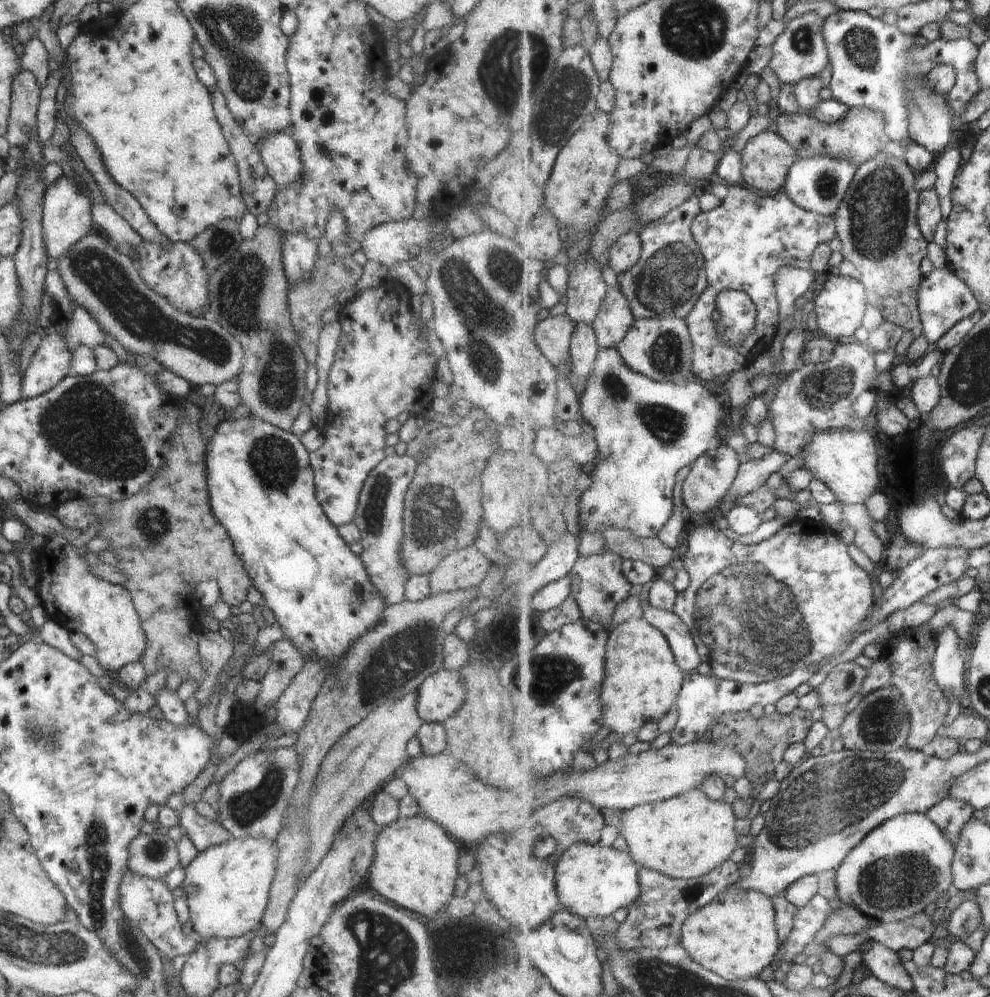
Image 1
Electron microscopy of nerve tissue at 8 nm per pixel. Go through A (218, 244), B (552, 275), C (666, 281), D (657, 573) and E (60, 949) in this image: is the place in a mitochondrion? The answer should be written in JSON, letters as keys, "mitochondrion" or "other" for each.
{"A":"mitochondrion","B":"other","C":"mitochondrion","D":"other","E":"mitochondrion"}

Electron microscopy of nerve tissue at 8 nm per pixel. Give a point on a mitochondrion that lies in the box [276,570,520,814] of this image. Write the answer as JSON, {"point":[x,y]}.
{"point":[399,661]}

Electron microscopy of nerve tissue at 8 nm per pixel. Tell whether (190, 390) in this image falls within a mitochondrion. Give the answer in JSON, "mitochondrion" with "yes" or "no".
{"mitochondrion":"no"}

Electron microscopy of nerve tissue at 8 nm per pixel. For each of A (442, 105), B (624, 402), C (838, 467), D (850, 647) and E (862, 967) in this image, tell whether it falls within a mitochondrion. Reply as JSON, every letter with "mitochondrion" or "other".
{"A":"other","B":"mitochondrion","C":"other","D":"other","E":"other"}

